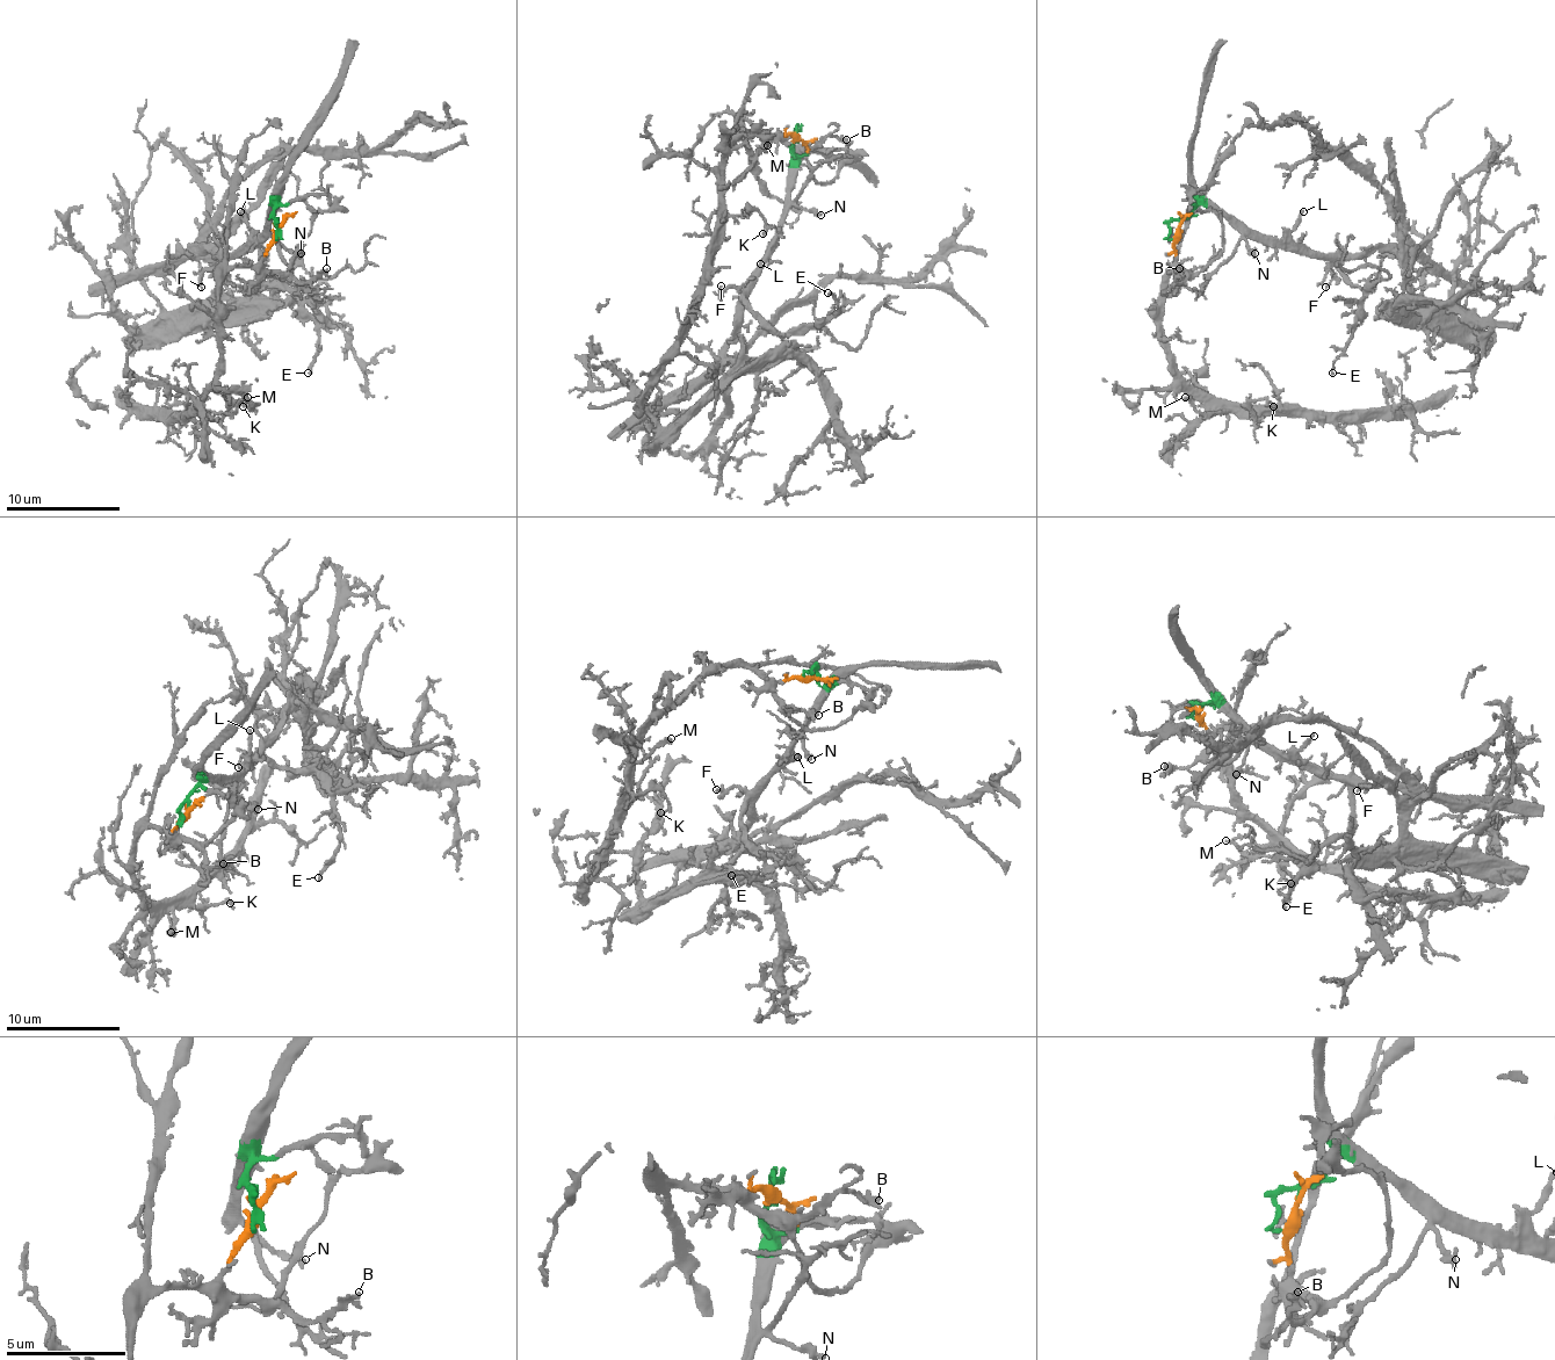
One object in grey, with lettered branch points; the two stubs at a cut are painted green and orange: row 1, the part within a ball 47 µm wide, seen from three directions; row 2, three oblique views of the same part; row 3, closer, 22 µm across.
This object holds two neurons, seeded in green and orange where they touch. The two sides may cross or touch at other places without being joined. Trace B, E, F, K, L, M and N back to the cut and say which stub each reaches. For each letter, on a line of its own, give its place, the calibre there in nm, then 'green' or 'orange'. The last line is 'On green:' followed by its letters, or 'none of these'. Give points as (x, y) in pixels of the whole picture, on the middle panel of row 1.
B: place (846, 139); calibre 200 nm; orange
E: place (827, 293); calibre 140 nm; green
F: place (721, 286); calibre 130 nm; green
K: place (762, 233); calibre 120 nm; orange
L: place (760, 263); calibre 190 nm; green
M: place (767, 145); calibre 200 nm; orange
N: place (821, 215); calibre 280 nm; green
On green: E, F, L, N

